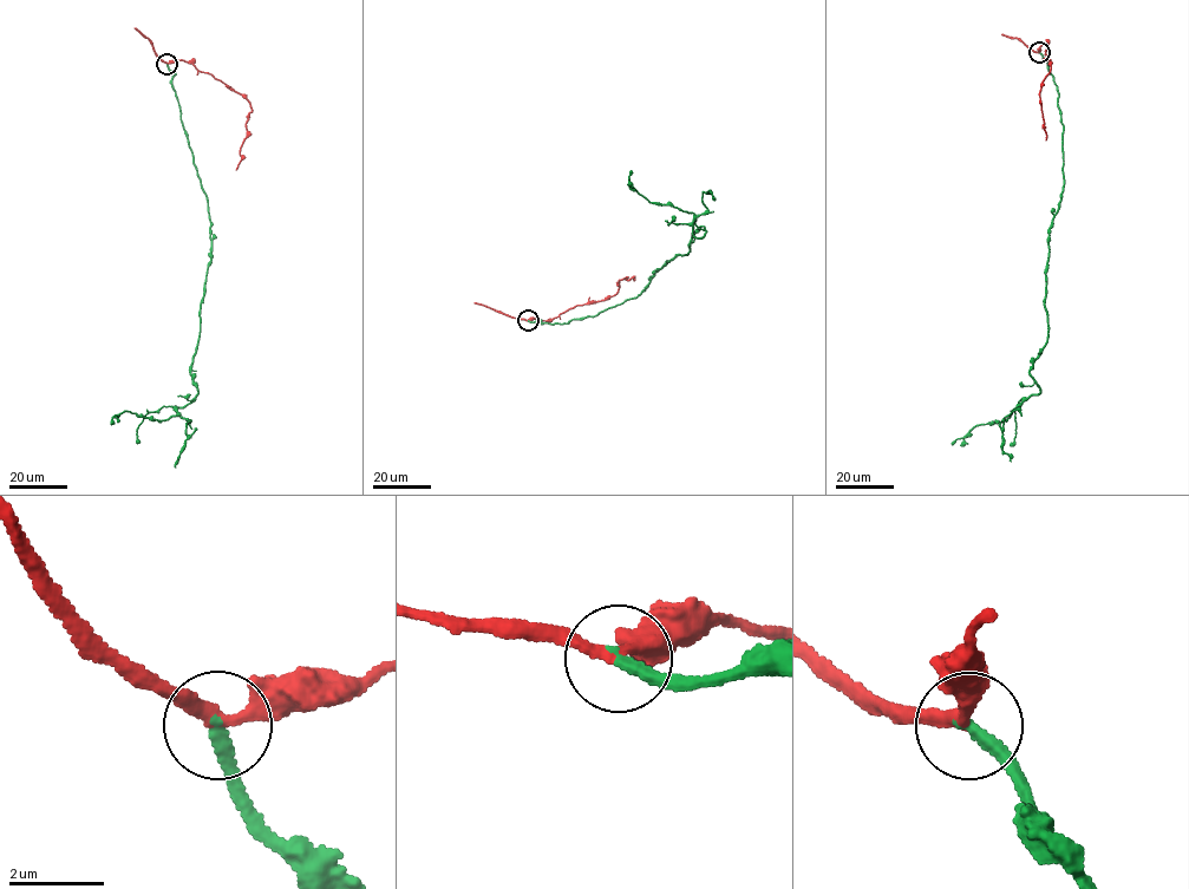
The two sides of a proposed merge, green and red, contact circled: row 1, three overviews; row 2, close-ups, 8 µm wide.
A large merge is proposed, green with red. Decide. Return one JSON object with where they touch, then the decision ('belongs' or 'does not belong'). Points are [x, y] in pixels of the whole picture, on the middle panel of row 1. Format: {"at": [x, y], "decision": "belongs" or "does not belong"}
{"at": [528, 320], "decision": "belongs"}

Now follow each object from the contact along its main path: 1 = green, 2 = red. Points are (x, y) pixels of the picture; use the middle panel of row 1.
1: (528, 320), (567, 324), (641, 294), (706, 231), (696, 237), (693, 213), (639, 194), (631, 170)
2: (528, 320), (548, 321), (576, 306), (603, 301), (616, 293), (619, 280), (634, 279)

